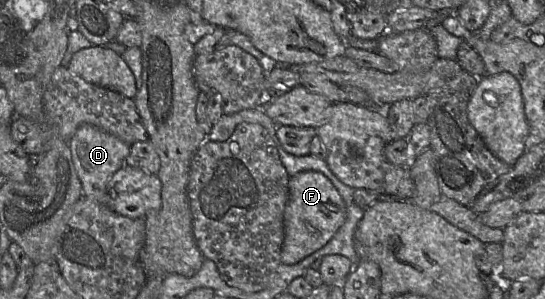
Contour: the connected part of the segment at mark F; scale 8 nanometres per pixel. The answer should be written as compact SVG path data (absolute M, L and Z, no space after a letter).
M304 171L290 177L289 197L283 216L281 263L297 264L324 247L345 219L346 206L343 198L325 175L317 171Z

